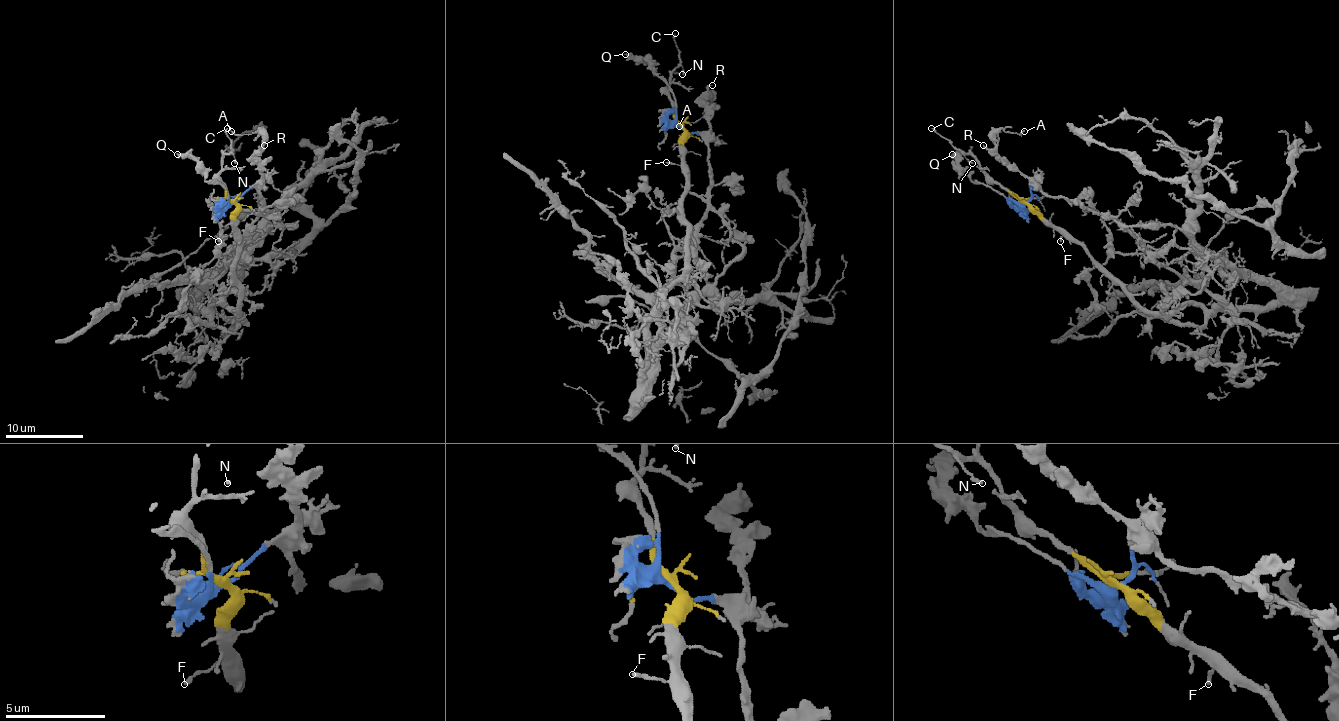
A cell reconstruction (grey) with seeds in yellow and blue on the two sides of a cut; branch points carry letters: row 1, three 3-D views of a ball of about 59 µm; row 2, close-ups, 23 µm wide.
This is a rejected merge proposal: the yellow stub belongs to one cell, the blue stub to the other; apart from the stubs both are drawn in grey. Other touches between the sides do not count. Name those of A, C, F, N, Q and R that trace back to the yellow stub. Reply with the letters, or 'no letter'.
C, F, N

